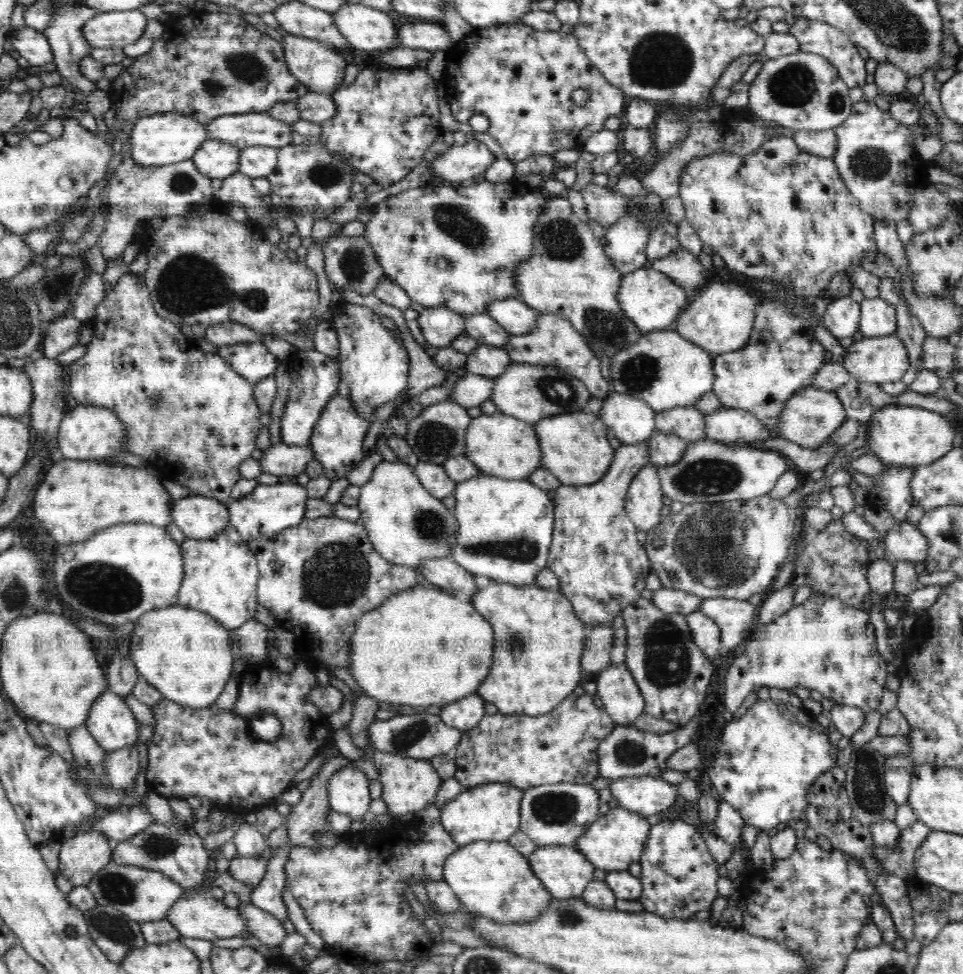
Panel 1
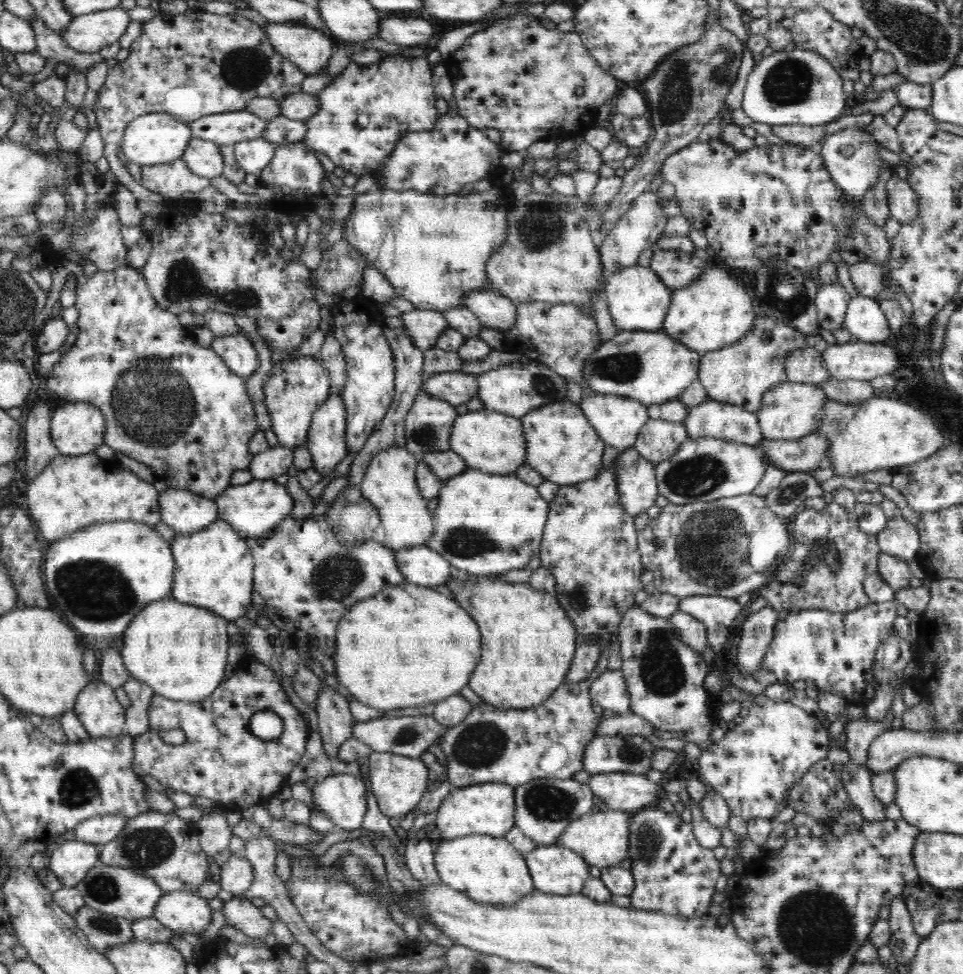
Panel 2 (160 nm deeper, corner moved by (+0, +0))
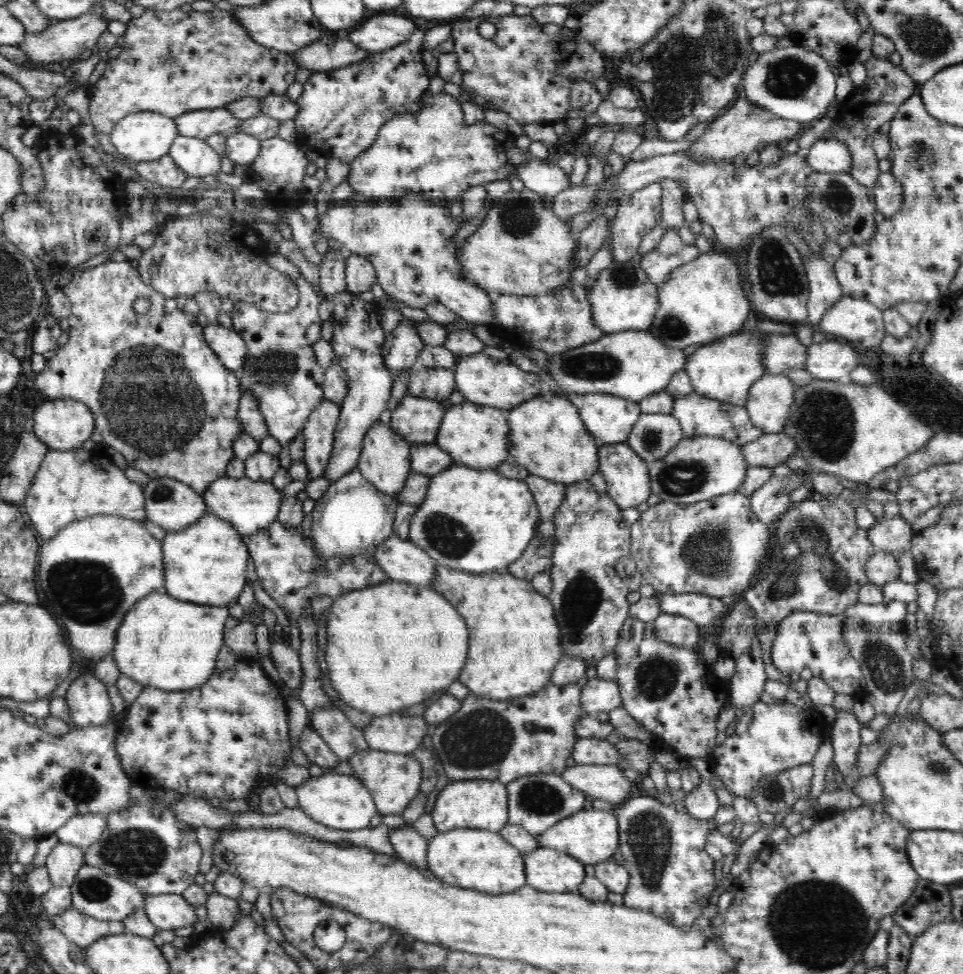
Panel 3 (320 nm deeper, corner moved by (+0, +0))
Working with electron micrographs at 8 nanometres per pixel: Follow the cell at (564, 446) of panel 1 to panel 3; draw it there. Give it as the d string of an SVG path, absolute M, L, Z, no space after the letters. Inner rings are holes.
M547 389L543 394L532 397L532 400L512 408L508 414L508 423L508 461L522 466L530 475L569 485L588 481L597 472L600 446L584 427L580 413L567 396L560 396L552 389Z

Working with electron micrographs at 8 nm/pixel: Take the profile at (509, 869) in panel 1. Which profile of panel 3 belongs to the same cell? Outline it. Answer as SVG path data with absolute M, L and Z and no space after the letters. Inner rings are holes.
M460 828L438 832L428 841L427 869L449 886L488 895L508 894L527 885L523 853L499 832L488 829Z

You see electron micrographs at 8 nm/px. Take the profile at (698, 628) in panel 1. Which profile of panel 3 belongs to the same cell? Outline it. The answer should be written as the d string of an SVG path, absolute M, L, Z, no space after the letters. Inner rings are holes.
M662 612L653 625L656 637L677 647L694 649L701 637L698 623L685 616Z

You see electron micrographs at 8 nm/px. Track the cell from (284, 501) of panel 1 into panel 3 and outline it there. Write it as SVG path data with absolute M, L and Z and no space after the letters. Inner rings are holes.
M220 477L213 480L210 486L201 494L206 506L212 514L228 521L232 527L246 539L268 528L271 522L277 520L277 514L283 499L281 491L272 485L271 481L256 482L248 477L239 479Z

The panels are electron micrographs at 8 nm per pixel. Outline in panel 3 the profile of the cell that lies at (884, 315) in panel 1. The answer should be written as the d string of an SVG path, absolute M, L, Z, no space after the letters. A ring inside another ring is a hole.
M843 296L824 313L818 331L846 338L863 350L878 347L887 332L883 310L869 300Z

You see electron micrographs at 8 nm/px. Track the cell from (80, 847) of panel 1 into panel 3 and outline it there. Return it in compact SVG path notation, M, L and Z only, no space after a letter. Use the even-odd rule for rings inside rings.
M58 842L47 856L45 867L53 887L71 887L84 866L85 848Z

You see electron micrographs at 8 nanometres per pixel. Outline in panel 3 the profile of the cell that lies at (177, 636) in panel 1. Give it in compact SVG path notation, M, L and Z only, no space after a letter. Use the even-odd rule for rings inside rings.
M153 592L138 600L124 615L110 653L122 675L145 687L187 691L204 684L216 672L216 657L222 648L228 616L228 606L189 603L167 592Z

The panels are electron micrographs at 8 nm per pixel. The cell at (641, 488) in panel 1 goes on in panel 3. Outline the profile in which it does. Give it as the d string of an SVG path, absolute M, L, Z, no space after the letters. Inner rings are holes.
M627 443L599 447L598 472L606 480L607 495L621 508L637 507L651 494L650 464Z

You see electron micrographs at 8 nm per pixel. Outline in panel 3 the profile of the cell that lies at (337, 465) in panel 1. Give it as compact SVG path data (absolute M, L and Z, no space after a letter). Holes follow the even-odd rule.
M324 400L309 416L304 426L303 438L305 441L305 456L303 464L308 468L310 478L323 477L332 454L336 426L339 422L341 406Z

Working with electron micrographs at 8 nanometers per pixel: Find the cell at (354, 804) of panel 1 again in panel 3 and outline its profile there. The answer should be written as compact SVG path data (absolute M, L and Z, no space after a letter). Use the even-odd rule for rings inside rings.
M324 772L323 775L310 777L301 785L294 787L299 807L317 823L328 828L355 831L370 827L370 820L379 814L372 793L352 775Z

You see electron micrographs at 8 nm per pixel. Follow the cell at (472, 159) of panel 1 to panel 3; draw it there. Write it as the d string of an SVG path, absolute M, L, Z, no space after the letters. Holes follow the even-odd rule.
M428 89L424 91L423 105L417 113L396 113L380 127L375 142L351 160L347 181L354 188L356 198L401 200L409 194L422 194L428 196L432 202L446 207L450 206L451 200L458 196L462 197L470 187L510 178L522 180L528 190L546 199L566 190L569 184L568 175L556 166L552 159L544 161L532 157L529 151L522 151L516 145L516 140L517 137L511 136L508 131L501 130L486 120L466 124L460 99L452 97L444 90L434 94Z

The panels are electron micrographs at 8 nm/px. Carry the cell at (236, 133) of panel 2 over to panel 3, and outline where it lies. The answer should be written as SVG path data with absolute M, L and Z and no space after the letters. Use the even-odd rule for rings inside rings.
M224 107L183 112L175 118L180 136L205 139L210 135L226 131L228 134L240 132L242 120L232 116Z

